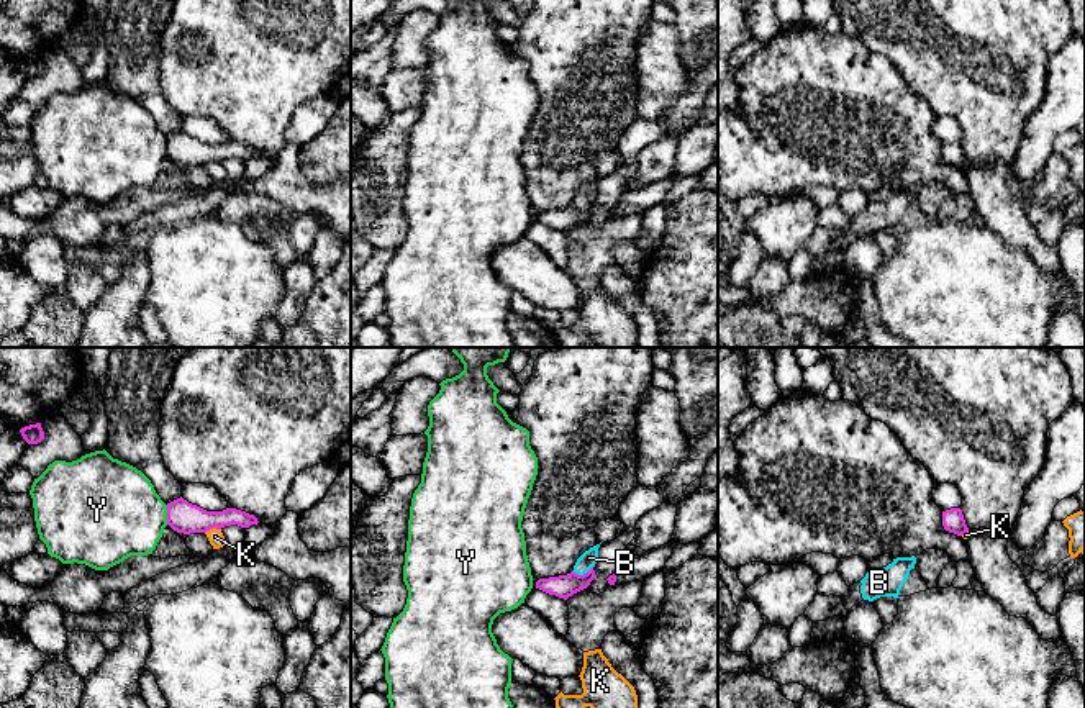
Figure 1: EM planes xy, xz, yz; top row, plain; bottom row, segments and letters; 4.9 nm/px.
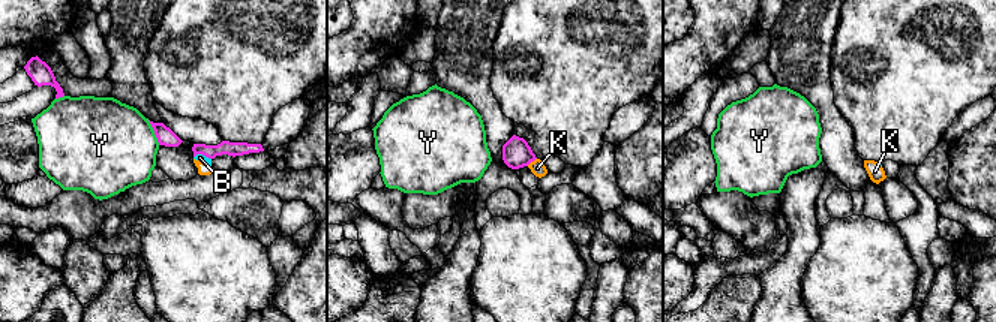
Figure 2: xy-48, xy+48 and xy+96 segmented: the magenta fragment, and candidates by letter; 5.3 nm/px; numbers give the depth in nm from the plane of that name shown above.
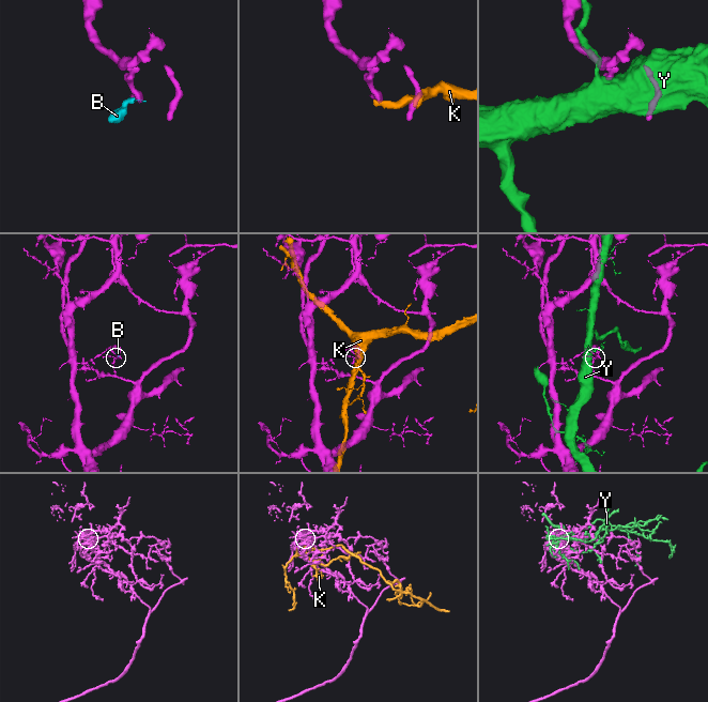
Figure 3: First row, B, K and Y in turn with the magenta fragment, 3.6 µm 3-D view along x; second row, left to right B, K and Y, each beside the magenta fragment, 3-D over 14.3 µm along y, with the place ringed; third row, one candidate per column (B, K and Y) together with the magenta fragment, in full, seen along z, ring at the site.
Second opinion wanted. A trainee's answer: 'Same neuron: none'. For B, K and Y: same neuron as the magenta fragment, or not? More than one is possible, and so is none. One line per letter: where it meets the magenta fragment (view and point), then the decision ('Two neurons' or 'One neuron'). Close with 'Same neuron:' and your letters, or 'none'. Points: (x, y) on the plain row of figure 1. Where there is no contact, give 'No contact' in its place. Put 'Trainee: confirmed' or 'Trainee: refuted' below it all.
B: Touches magenta at xz (584, 207). Two neurons
K: Touches magenta at xy (212, 161). Two neurons
Y: Touches magenta at xy (167, 148). Two neurons
Same neuron: none
Trainee: confirmed

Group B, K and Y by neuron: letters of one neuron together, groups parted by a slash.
B K / Y

